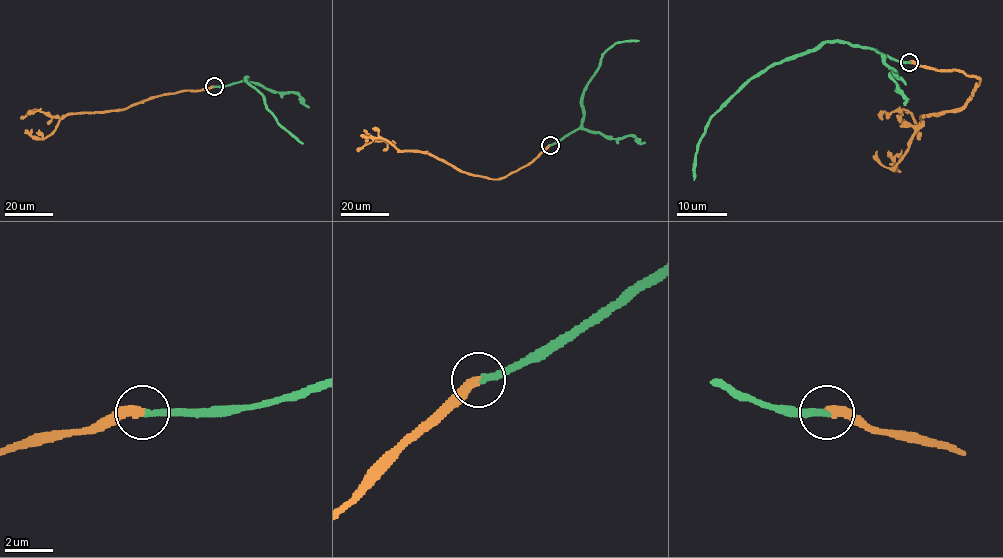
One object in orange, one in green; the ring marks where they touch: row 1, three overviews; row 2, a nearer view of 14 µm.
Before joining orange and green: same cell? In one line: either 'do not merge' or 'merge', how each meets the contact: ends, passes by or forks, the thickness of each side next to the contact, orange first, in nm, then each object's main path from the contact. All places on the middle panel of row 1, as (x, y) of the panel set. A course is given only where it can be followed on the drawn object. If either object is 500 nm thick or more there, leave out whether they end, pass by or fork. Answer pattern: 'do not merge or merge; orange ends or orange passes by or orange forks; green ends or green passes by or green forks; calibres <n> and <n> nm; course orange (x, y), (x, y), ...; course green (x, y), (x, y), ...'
merge; orange ends; green ends; calibres 360 and 280 nm; course orange (550, 145), (527, 165), (494, 179), (471, 174), (427, 153), (399, 151), (382, 137), (361, 134); course green (550, 145), (580, 126), (584, 88), (599, 66), (601, 56), (616, 43), (639, 40)

